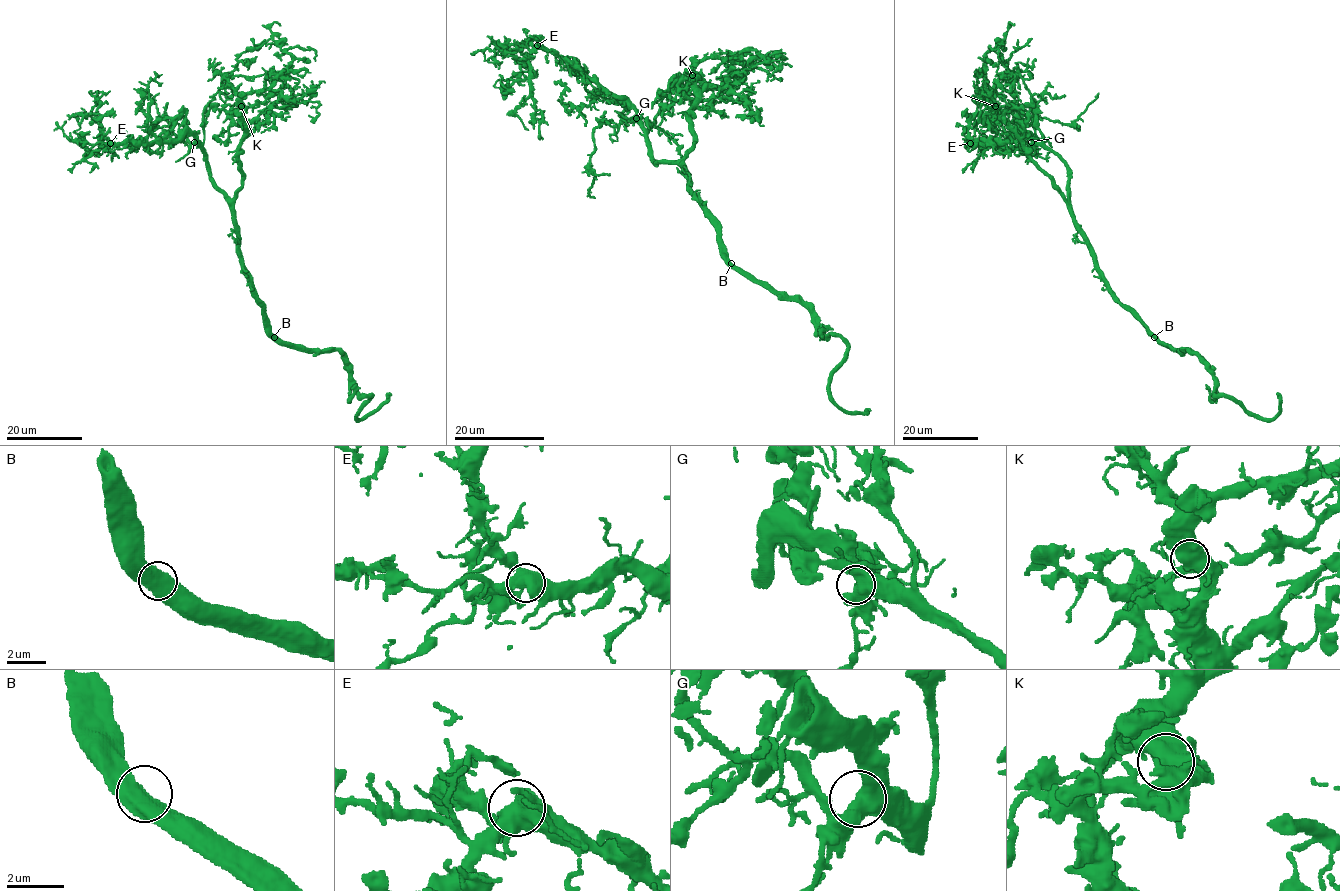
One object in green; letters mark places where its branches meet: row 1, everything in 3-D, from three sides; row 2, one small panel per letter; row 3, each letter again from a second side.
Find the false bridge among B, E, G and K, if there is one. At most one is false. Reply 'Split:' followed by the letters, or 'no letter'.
Split: no letter

